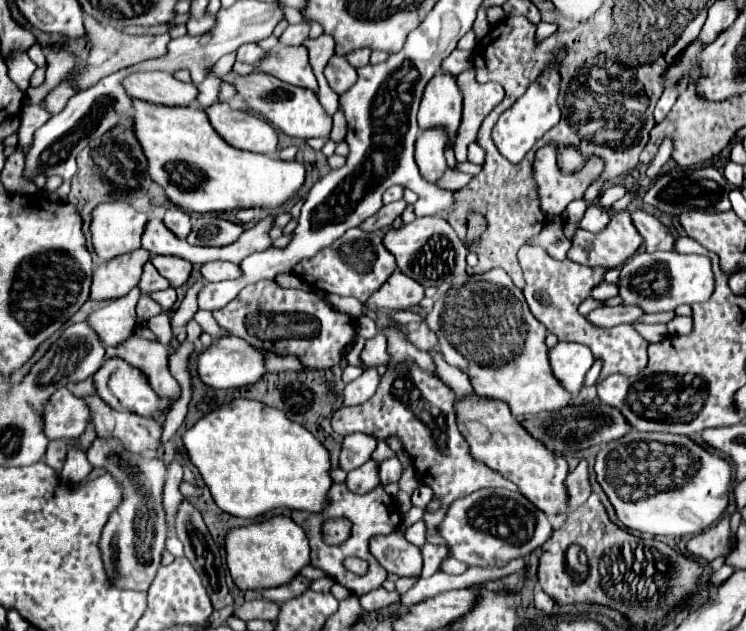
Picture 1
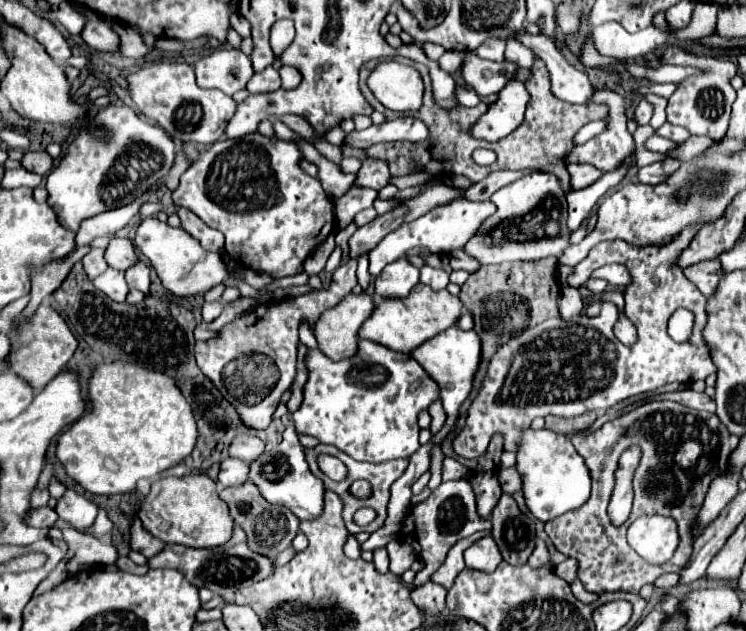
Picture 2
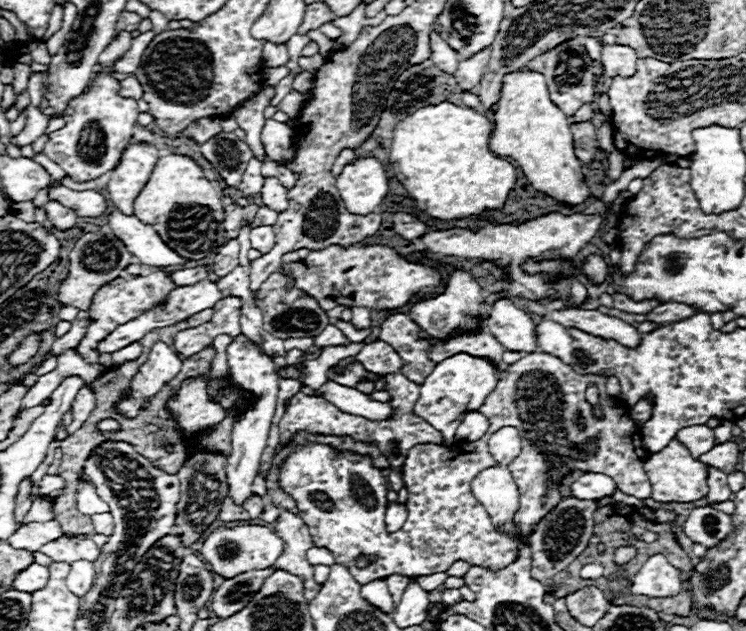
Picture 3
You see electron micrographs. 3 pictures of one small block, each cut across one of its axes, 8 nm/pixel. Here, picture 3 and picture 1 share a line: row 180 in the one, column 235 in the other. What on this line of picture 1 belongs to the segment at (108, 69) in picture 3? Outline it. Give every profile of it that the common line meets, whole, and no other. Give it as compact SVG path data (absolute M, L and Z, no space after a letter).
M230 72L224 80L236 86L238 94L248 102L248 108L252 112L270 120L284 134L294 138L304 138L304 140L316 138L316 136L330 136L332 116L324 110L316 92L280 82L278 78L272 78L270 74L260 74L260 72L252 72L248 76L236 76L234 72Z

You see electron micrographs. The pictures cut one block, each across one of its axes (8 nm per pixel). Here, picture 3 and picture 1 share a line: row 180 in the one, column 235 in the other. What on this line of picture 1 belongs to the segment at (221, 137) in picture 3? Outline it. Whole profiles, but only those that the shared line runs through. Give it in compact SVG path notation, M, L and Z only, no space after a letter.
M204 214L194 222L192 232L188 236L188 244L192 244L192 246L226 246L226 244L236 242L236 238L242 232L244 232L244 228L238 224L216 218L214 214Z

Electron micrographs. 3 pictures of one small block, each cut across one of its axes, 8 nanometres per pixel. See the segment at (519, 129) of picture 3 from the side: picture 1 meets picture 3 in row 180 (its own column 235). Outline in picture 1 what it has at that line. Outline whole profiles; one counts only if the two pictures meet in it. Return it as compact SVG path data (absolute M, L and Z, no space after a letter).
M272 516L260 524L236 528L226 536L226 564L240 590L266 590L288 584L310 564L310 546L304 530L288 516Z

